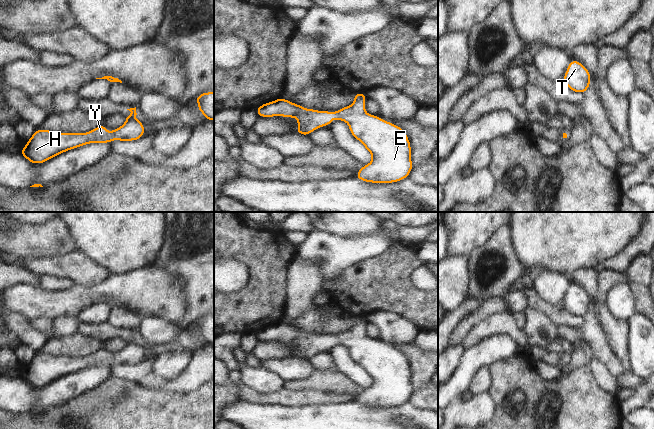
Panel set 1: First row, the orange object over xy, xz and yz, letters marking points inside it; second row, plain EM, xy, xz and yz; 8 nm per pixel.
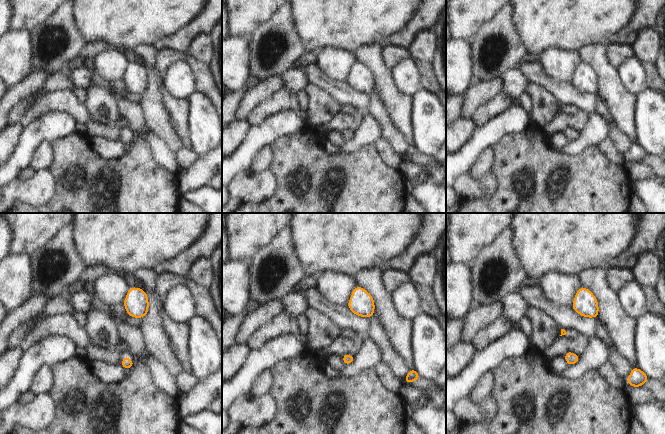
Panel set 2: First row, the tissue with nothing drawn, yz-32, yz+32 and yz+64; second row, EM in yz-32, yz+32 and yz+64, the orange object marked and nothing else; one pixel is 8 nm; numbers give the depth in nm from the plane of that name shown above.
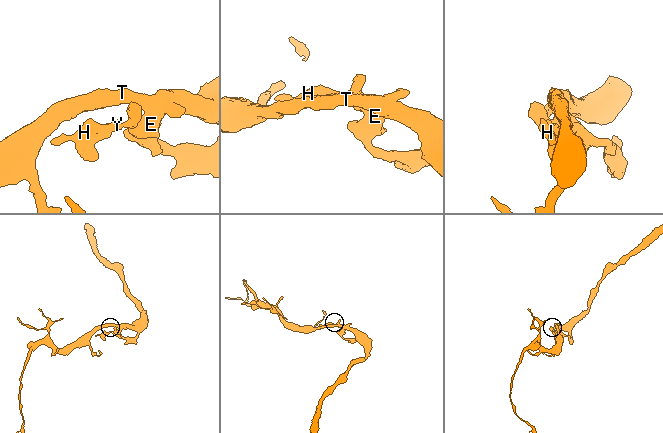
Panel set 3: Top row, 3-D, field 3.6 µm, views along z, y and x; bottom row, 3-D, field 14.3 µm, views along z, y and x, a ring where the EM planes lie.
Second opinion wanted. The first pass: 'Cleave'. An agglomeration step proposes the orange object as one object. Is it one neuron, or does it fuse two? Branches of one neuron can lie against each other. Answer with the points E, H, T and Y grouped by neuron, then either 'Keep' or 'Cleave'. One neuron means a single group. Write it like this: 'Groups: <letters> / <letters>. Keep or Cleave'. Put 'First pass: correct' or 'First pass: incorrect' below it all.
Groups: E H T Y. Keep
First pass: incorrect

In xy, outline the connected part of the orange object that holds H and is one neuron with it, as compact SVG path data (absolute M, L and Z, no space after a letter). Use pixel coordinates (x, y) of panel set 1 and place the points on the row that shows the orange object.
M136 107L127 110L129 110L132 115L126 114L126 121L124 124L111 132L108 131L103 124L86 133L62 133L47 129L36 129L19 153L32 164L41 164L66 151L91 143L111 143L114 139L117 141L136 141L144 136L144 124L135 117L137 115Z

